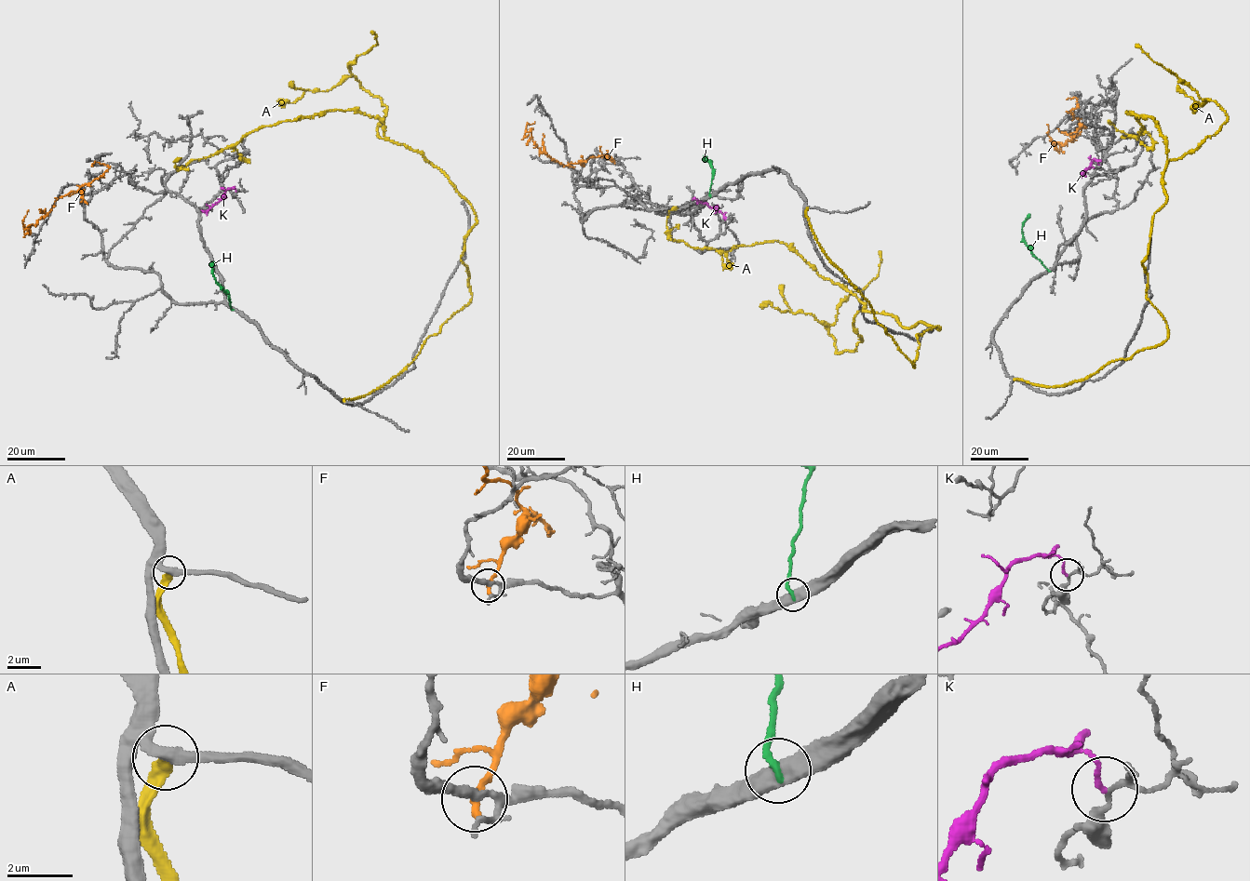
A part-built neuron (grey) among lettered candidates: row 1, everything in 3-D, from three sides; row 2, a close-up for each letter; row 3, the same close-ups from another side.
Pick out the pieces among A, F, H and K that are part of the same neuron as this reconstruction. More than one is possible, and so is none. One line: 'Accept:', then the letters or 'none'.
Accept: none

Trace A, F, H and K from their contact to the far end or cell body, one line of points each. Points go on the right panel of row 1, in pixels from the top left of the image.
A: (1014, 380), (1064, 386), (1166, 339), (1142, 264), (1167, 143), (1152, 117), (1126, 112), (1135, 138), (1108, 120)
F: (1073, 136), (1082, 123), (1084, 126), (1081, 131), (1063, 144), (1052, 144), (1047, 134), (1047, 125)
H: (1049, 271), (1033, 255), (1023, 238), (1023, 224), (1029, 214)
K: (1098, 165), (1095, 159), (1082, 174), (1082, 171)

